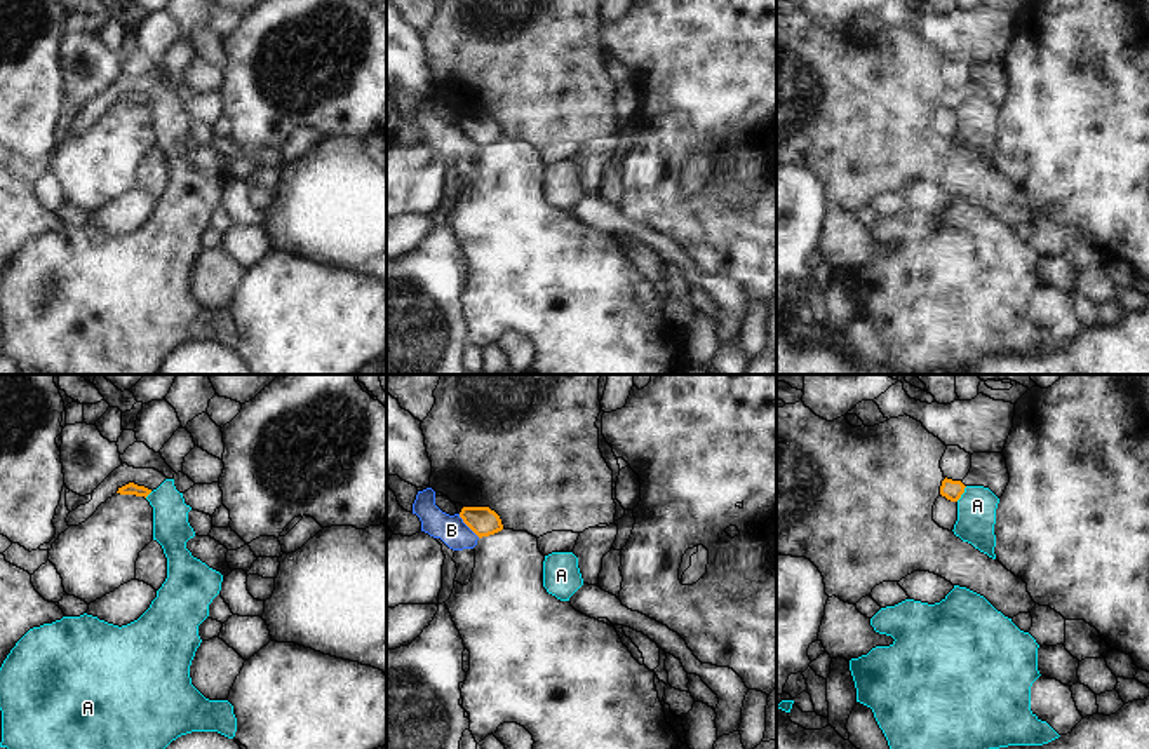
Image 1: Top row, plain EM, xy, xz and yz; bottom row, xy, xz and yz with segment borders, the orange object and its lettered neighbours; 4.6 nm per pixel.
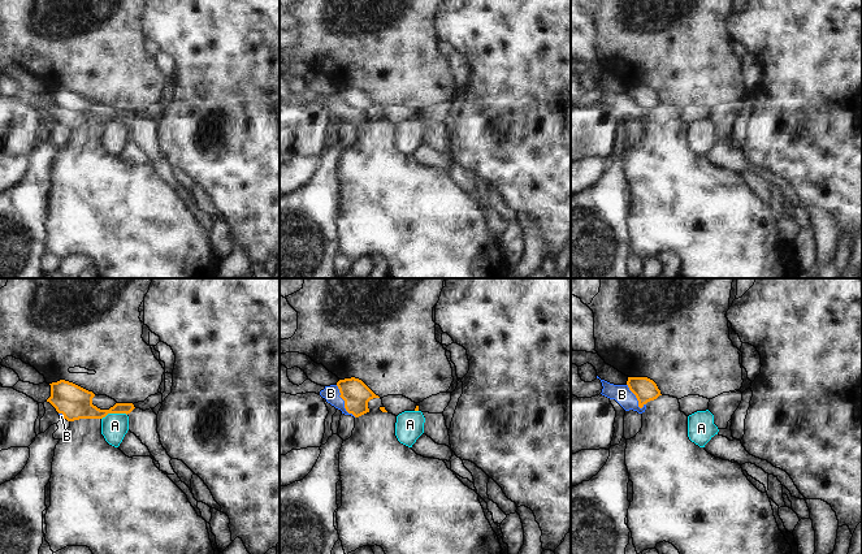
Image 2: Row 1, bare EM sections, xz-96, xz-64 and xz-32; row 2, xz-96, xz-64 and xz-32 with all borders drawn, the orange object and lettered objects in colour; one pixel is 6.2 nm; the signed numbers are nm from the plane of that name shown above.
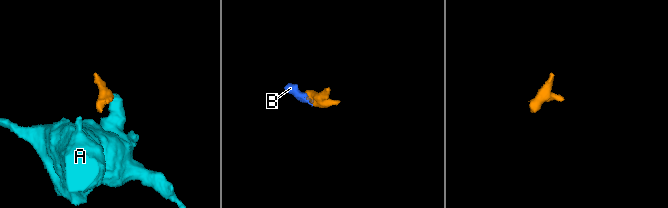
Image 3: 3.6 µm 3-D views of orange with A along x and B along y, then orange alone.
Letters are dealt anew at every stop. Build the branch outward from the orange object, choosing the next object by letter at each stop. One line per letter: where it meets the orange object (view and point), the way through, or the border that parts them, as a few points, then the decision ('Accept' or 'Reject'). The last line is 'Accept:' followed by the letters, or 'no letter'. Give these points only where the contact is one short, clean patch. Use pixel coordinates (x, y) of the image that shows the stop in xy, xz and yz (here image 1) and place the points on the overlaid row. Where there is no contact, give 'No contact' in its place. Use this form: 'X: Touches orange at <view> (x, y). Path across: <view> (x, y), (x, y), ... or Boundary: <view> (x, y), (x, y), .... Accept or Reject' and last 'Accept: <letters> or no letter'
A: Touches orange at yz (963, 492). Boundary: yz (967, 486), (956, 500). Reject
B: Touches orange at xz (469, 526). Path across: xz (483, 521), (469, 526), (451, 530). Accept
Accept: B.

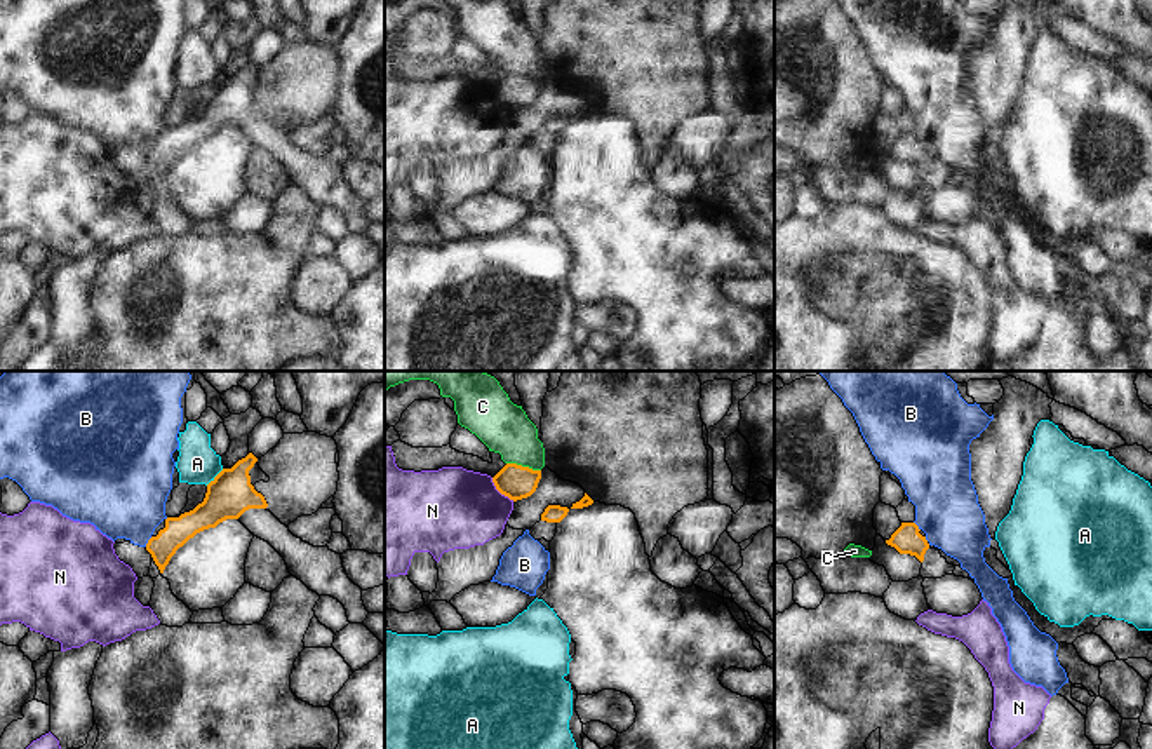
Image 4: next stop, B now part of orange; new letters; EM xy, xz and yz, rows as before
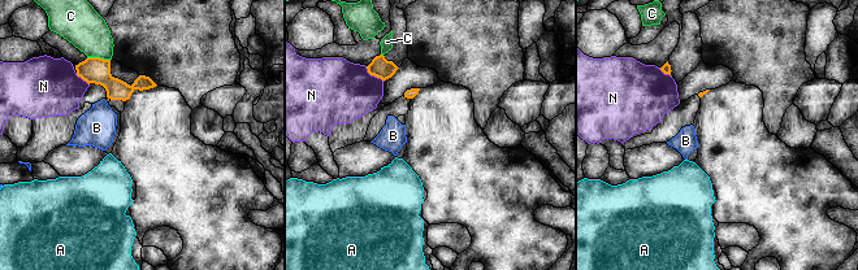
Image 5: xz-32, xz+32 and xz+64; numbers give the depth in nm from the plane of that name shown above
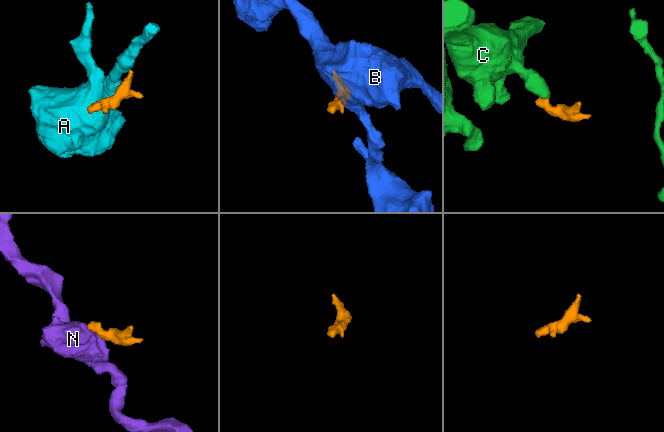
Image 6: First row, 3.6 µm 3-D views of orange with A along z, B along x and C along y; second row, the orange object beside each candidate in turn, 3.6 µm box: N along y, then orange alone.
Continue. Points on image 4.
A: Touches orange at xy (216, 476). Boundary: xy (223, 469), (206, 485). Reject
B: Touches orange at xy (148, 542). Boundary: xy (152, 537), (145, 546). Reject
C: Touches orange at xz (524, 467). Boundary: xz (507, 462), (540, 471). Reject
N: Touches orange at xz (500, 492). Boundary: xz (491, 478), (493, 485), (514, 500). Reject
Accept: no letter.

